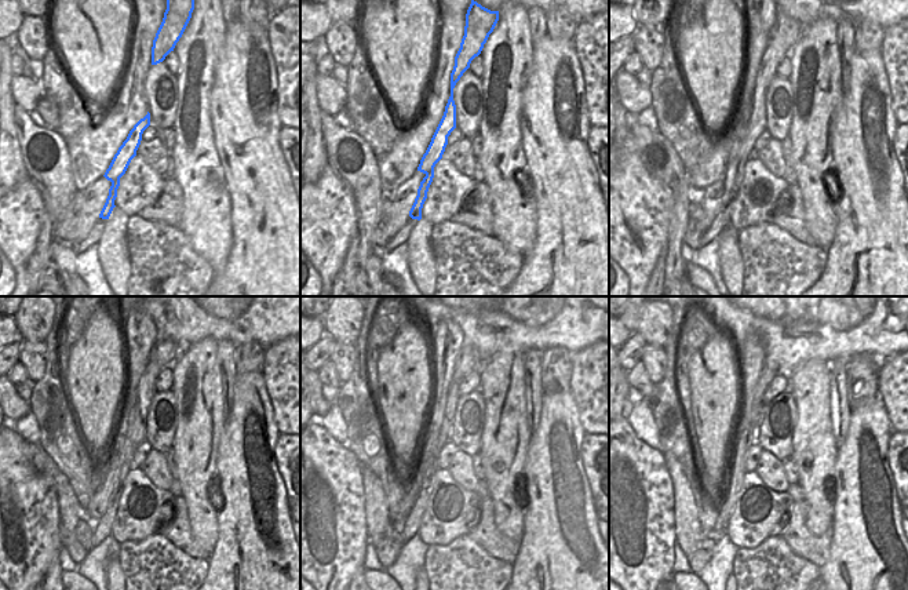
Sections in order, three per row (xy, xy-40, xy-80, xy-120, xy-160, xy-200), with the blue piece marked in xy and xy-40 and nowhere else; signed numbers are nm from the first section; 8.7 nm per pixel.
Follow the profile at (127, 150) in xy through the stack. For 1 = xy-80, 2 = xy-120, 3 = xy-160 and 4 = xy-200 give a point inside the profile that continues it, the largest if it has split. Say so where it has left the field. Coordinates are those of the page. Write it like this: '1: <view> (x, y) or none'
1: xy-80 (786, 32)
2: xy-120 (131, 429)
3: xy-160 (440, 421)
4: xy-200 (751, 414)

